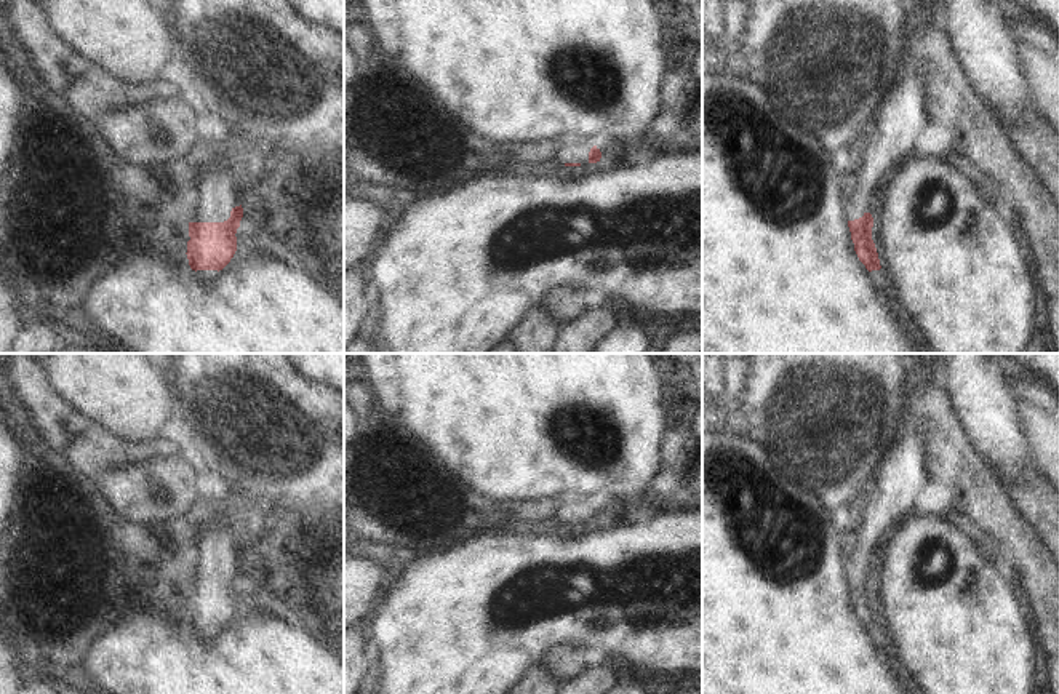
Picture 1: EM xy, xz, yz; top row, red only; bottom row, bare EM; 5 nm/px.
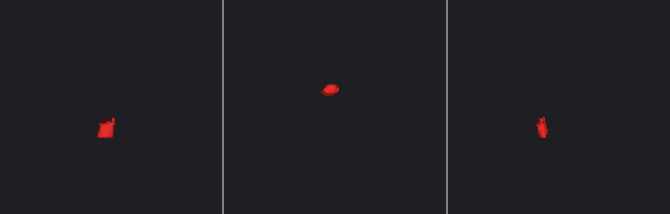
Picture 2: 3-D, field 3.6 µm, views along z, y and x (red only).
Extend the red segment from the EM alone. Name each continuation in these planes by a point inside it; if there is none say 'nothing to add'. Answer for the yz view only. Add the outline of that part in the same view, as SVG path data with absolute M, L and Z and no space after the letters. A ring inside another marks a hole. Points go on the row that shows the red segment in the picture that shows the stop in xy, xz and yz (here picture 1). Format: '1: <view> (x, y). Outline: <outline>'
1: yz (903, 115). Outline: M907 67L881 102L865 144L857 147L857 189L846 201L849 221L870 213L872 197L889 168L912 155L920 133L931 123L926 109L926 75Z
2: yz (883, 290). Outline: M880 269L880 270L872 270L870 273L872 273L872 277L873 277L875 281L877 281L878 296L880 296L881 299L885 299L885 301L893 299L891 289L889 289L889 286L886 285L886 281L885 281L885 278L883 278L881 269Z

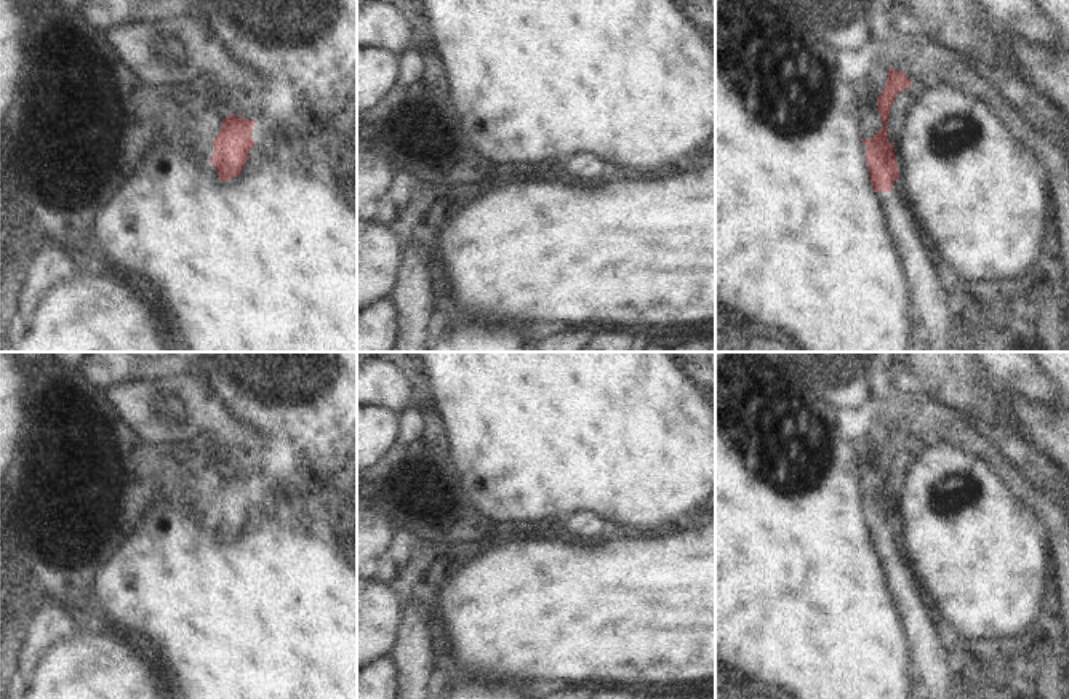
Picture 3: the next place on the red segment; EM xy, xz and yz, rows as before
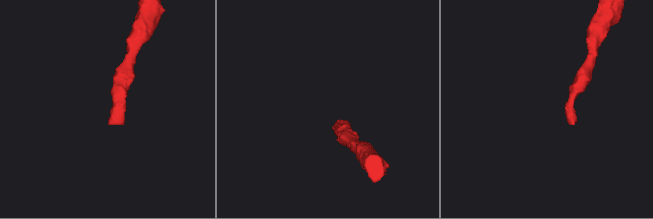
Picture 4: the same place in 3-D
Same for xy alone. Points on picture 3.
nothing to add

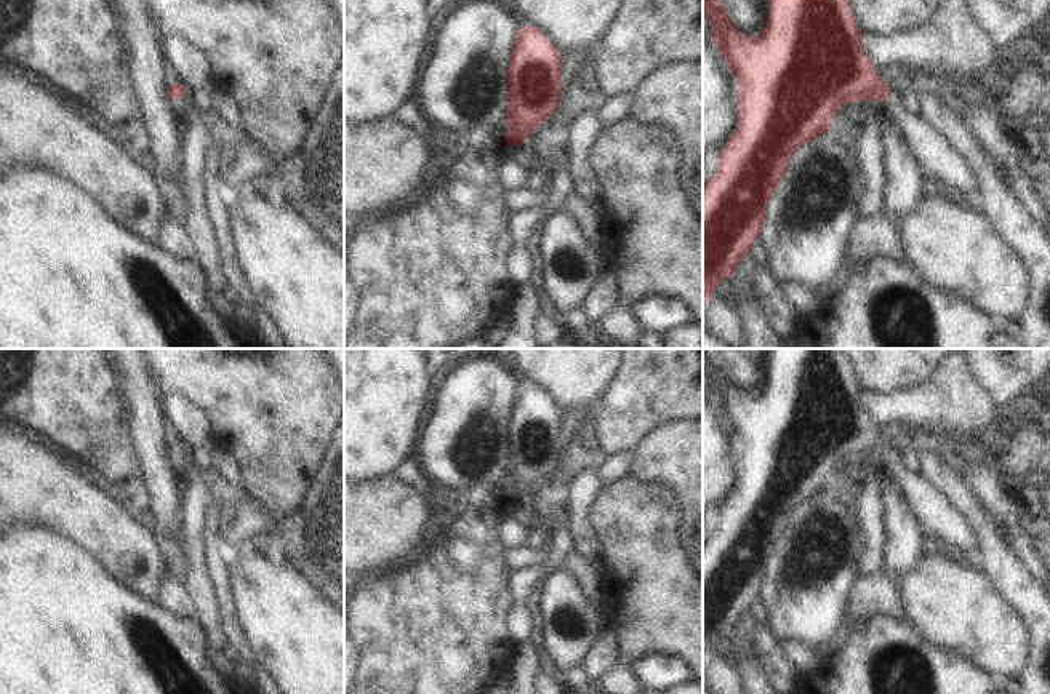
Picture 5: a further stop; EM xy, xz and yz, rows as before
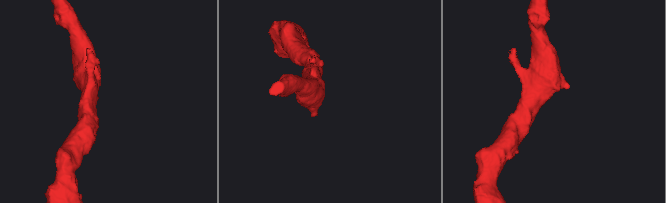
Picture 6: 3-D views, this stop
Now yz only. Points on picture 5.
1: yz (940, 160). Outline: M892 93L880 106L898 123L928 182L944 181L967 198L976 200L978 182L972 166L927 118L909 114L896 93Z

